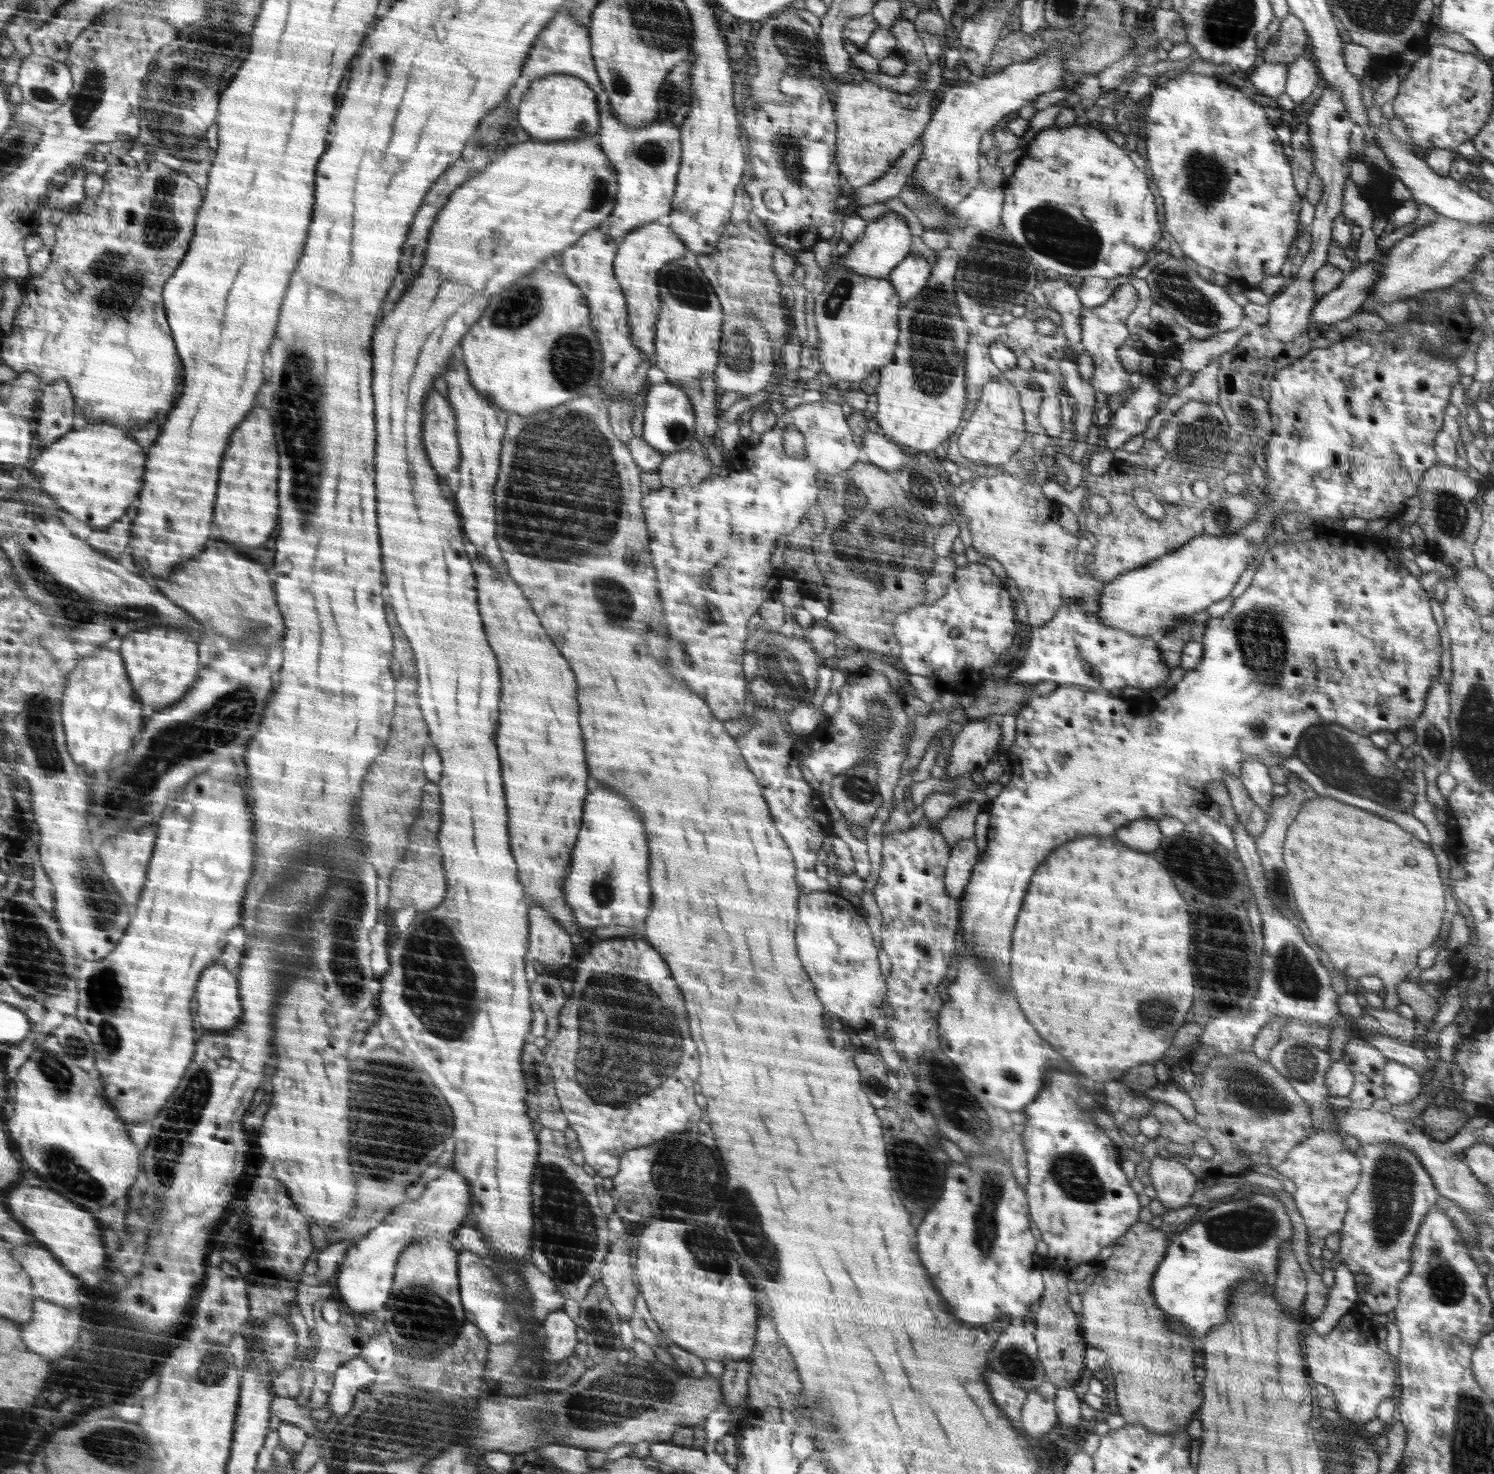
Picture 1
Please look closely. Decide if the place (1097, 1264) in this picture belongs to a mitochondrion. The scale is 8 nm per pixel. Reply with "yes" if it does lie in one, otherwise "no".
no

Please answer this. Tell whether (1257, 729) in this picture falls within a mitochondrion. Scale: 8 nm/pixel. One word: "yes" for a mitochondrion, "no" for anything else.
yes

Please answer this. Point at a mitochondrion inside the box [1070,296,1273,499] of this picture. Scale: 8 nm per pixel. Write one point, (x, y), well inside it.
(1193, 438)

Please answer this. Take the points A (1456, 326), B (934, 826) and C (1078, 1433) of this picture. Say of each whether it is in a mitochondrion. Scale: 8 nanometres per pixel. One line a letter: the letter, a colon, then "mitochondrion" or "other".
A: other
B: other
C: other

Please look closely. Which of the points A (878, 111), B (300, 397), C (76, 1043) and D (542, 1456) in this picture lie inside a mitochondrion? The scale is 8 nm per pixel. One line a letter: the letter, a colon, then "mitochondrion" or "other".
A: other
B: mitochondrion
C: mitochondrion
D: other

